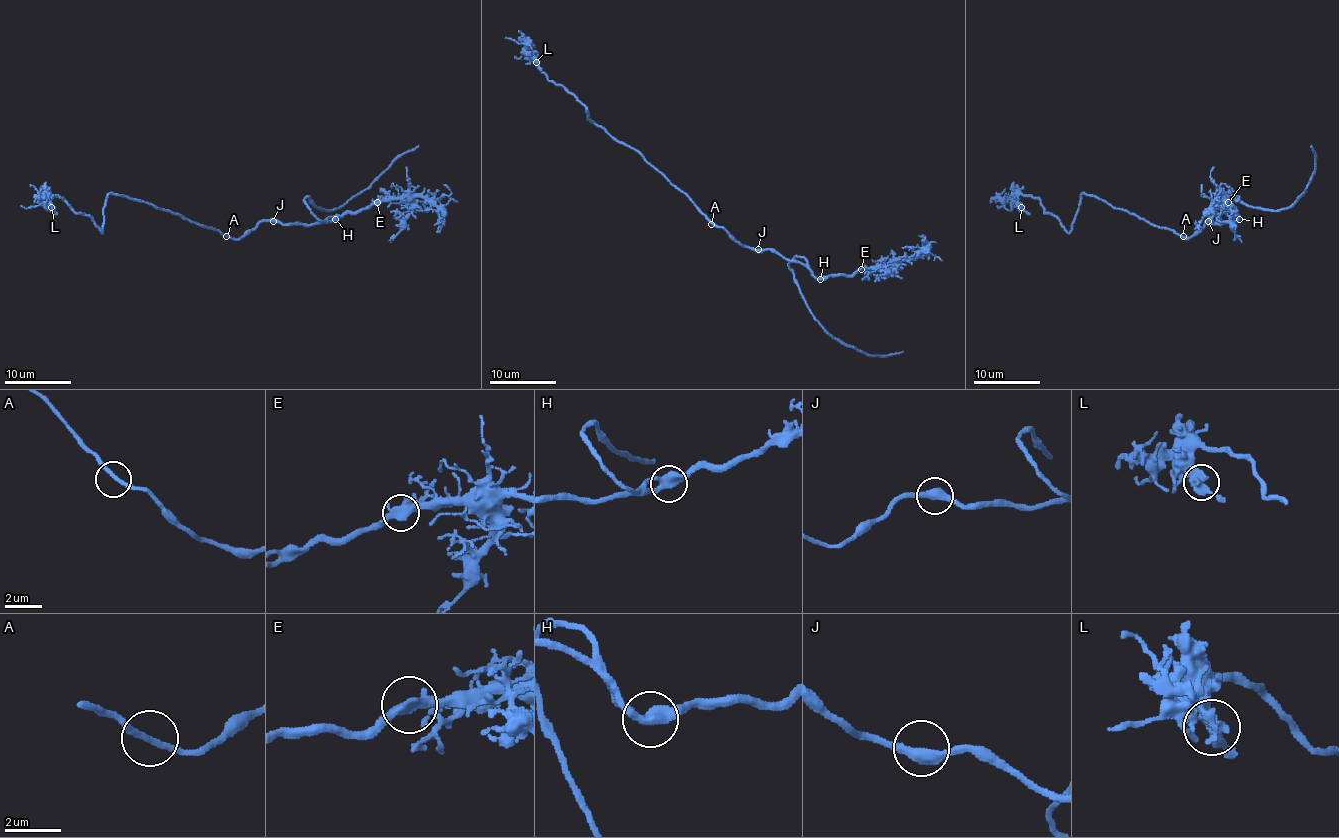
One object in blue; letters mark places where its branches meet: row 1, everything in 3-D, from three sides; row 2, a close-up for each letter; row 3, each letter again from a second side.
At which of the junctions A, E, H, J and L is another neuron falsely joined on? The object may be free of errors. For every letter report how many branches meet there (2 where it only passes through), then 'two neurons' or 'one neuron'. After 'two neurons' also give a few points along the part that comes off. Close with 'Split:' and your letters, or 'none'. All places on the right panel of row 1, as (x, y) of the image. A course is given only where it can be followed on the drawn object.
A: 2 | one neuron
E: 2 | one neuron
H: 2 | one neuron
J: 2 | one neuron
L: 2 | one neuron
Split: none

